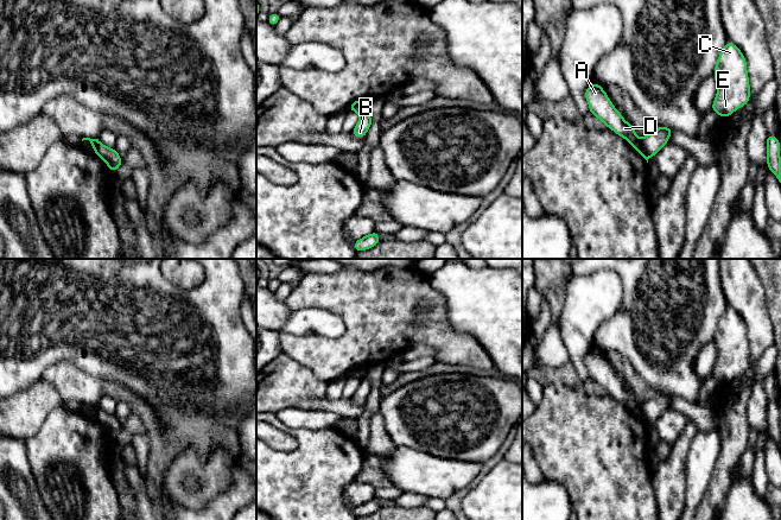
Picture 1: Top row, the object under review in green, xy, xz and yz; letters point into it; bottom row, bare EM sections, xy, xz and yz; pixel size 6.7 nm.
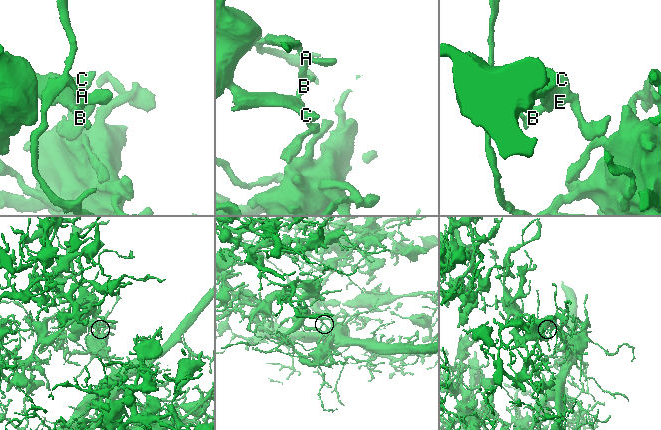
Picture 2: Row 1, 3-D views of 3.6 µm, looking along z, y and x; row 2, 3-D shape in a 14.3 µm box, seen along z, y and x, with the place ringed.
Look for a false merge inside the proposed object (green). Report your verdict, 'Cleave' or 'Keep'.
Cleave

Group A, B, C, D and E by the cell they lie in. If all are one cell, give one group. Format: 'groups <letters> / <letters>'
groups A D / B C E

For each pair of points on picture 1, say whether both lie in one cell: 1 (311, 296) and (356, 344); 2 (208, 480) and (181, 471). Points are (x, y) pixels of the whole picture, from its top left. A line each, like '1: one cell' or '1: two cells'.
1: one cell
2: one cell

